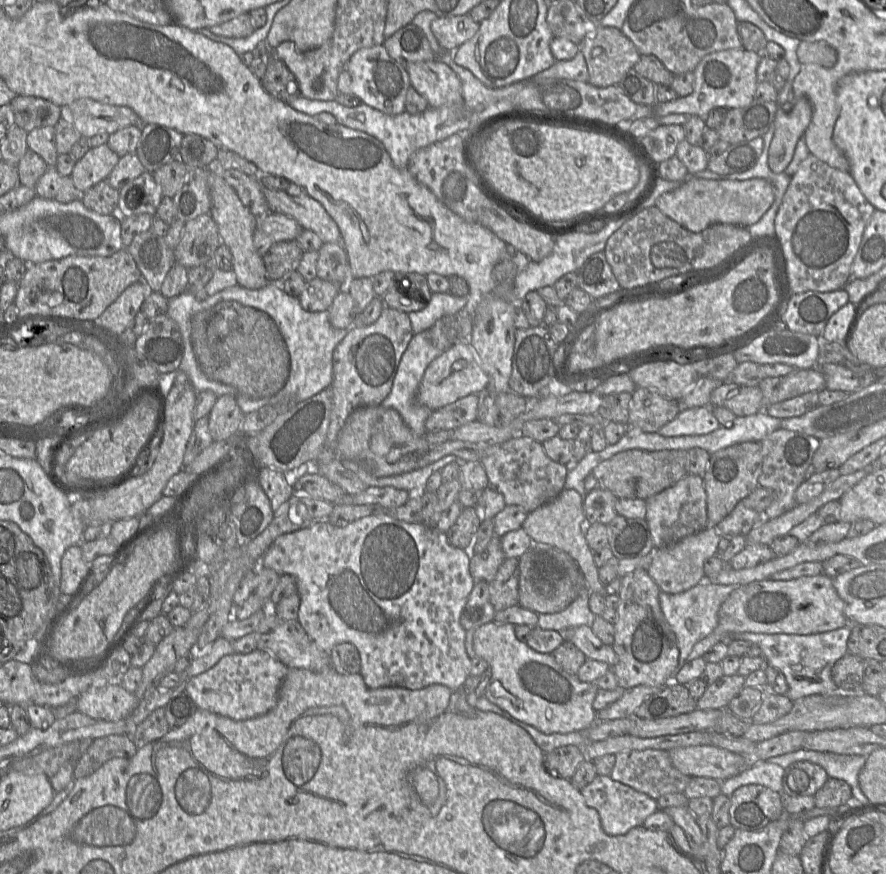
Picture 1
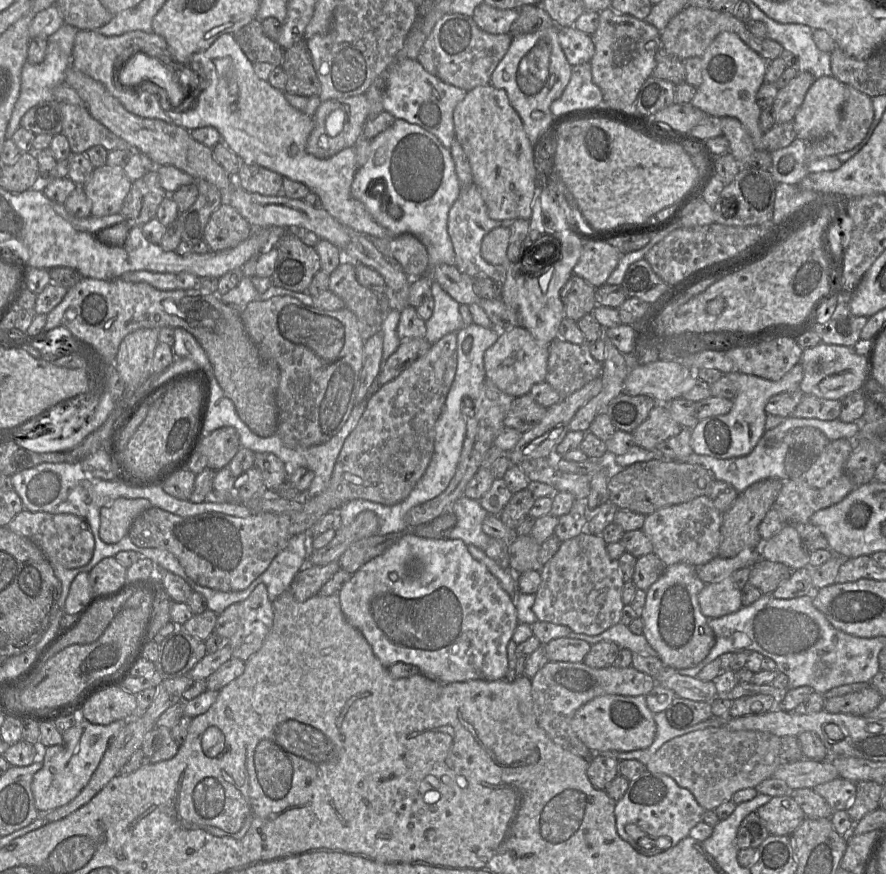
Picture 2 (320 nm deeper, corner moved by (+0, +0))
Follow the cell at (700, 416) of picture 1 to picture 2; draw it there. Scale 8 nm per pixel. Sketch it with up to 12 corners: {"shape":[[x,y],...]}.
{"shape":[[801,363],[780,380],[739,371],[730,412],[691,429],[694,453],[745,456],[765,430],[765,404],[799,389]]}

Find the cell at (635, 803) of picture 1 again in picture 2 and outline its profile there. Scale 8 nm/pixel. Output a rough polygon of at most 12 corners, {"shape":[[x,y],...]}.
{"shape":[[645,770],[614,814],[644,855],[674,847],[705,809],[671,777]]}

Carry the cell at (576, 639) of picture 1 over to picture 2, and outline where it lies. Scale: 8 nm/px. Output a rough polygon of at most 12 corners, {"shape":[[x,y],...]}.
{"shape":[[666,668],[654,679],[681,698],[709,703],[718,699],[713,681]]}

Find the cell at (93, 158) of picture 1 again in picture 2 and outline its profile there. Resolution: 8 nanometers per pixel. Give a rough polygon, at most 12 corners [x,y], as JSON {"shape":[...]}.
{"shape":[[123,167],[95,168],[83,186],[91,216],[118,214],[132,186]]}

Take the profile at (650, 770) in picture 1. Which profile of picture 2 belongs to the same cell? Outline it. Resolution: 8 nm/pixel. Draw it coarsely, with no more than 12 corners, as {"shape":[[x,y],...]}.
{"shape":[[709,727],[665,742],[645,767],[705,810],[771,778],[781,737]]}

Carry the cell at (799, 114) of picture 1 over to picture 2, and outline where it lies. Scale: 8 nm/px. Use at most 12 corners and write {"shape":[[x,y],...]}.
{"shape":[[817,78],[793,119],[798,139],[839,125],[846,85]]}

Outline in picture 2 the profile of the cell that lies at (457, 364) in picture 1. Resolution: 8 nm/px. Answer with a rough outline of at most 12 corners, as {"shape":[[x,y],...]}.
{"shape":[[525,328],[500,331],[485,377],[519,397],[545,381],[548,345]]}

